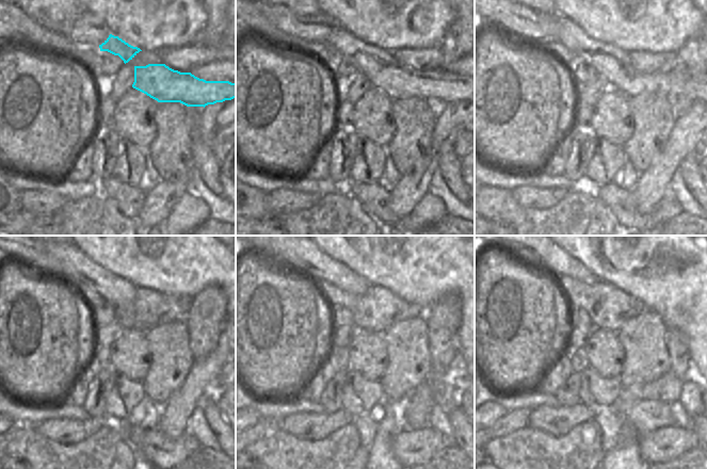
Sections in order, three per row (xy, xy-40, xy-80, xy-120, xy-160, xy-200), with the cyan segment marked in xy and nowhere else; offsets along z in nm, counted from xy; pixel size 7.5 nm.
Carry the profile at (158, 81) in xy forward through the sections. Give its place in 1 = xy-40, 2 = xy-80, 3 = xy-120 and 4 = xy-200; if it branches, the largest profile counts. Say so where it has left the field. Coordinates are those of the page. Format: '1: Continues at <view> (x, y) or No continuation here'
1: Continues at xy-40 (379, 65)
2: Continues at xy-80 (611, 63)
3: Continues at xy-120 (117, 291)
4: Continues at xy-200 (546, 257).

